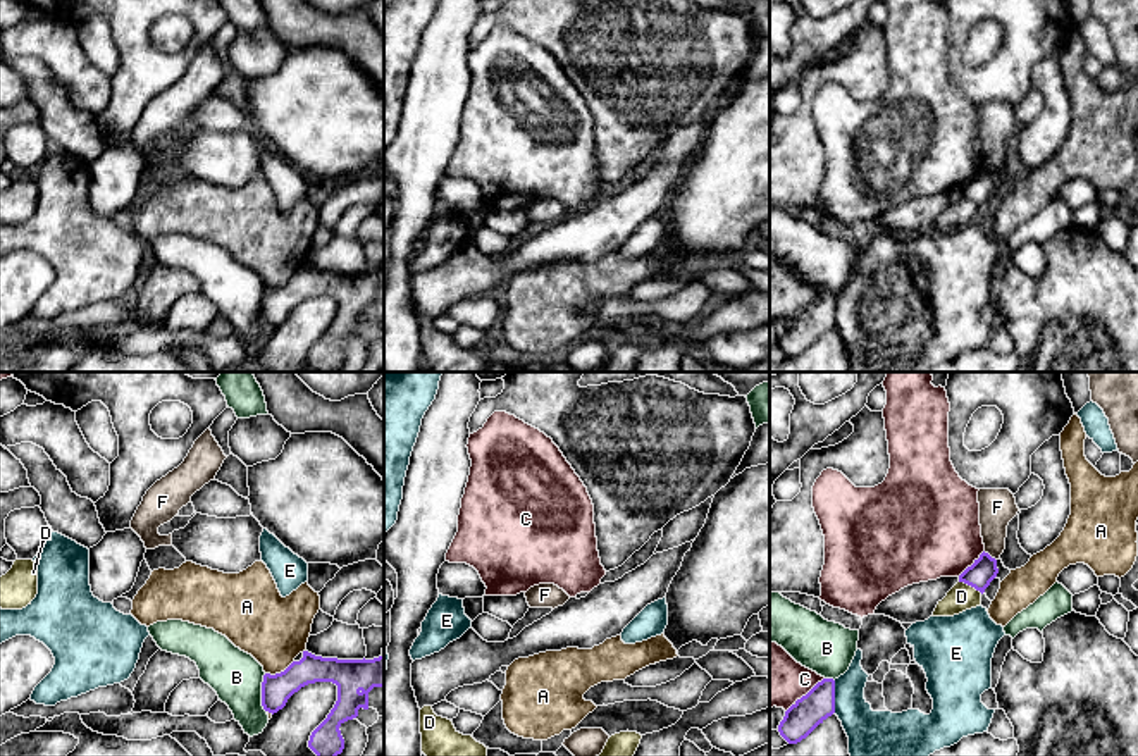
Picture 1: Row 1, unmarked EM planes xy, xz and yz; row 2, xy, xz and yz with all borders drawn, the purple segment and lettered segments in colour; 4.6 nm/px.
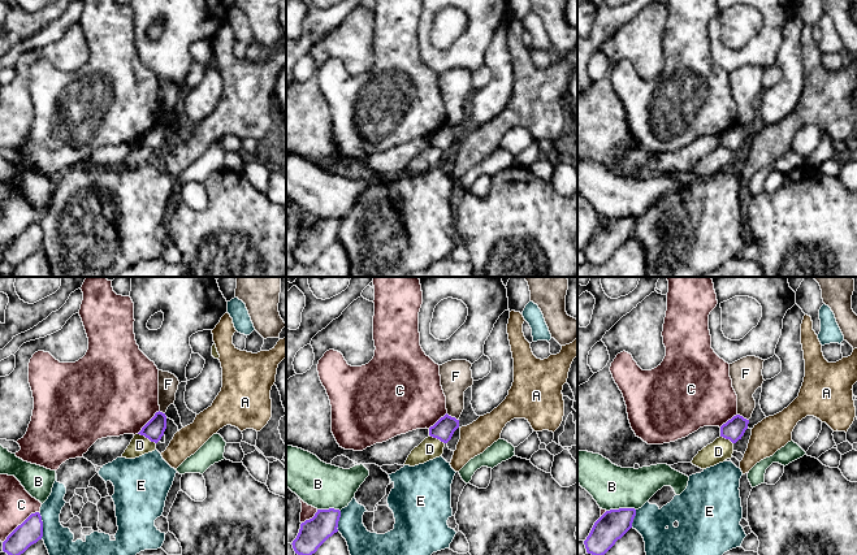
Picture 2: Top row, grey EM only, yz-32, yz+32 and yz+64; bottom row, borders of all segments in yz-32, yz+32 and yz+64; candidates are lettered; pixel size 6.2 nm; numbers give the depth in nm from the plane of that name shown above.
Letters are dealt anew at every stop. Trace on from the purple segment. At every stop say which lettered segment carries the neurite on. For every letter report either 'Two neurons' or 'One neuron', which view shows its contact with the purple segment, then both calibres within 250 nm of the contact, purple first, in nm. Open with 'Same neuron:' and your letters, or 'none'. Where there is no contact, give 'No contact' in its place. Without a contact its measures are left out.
Same neuron: none
A: Two neurons. Touches purple in xy. Thickness 140 nm (purple) against 320 nm
B: Two neurons. Touches purple in xy. Thickness 140 nm (purple) against 240 nm
C: Two neurons. Touches purple in yz. Thickness 160 nm (purple) against 280 nm
D: Two neurons. Touches purple in yz. Thickness 120 nm (purple) against 120 nm
E: Two neurons. Touches purple in yz. Thickness 160 nm (purple) against 220 nm
F: Two neurons. Touches purple in yz. Thickness 120 nm (purple) against 180 nm

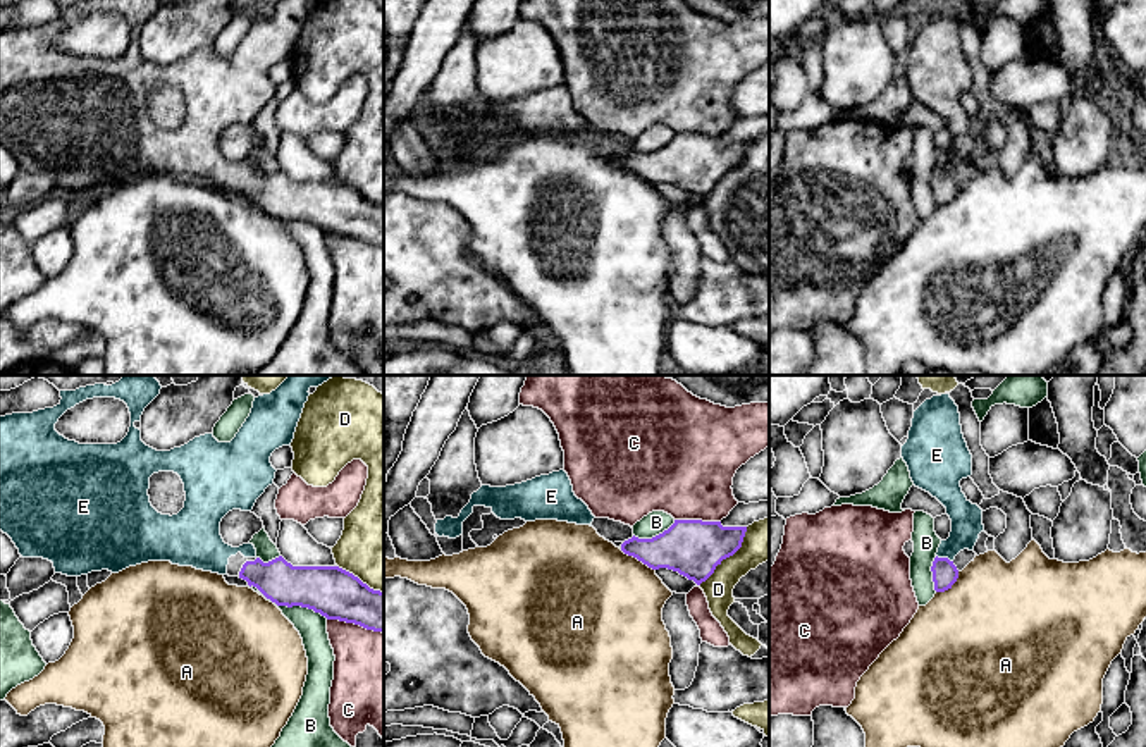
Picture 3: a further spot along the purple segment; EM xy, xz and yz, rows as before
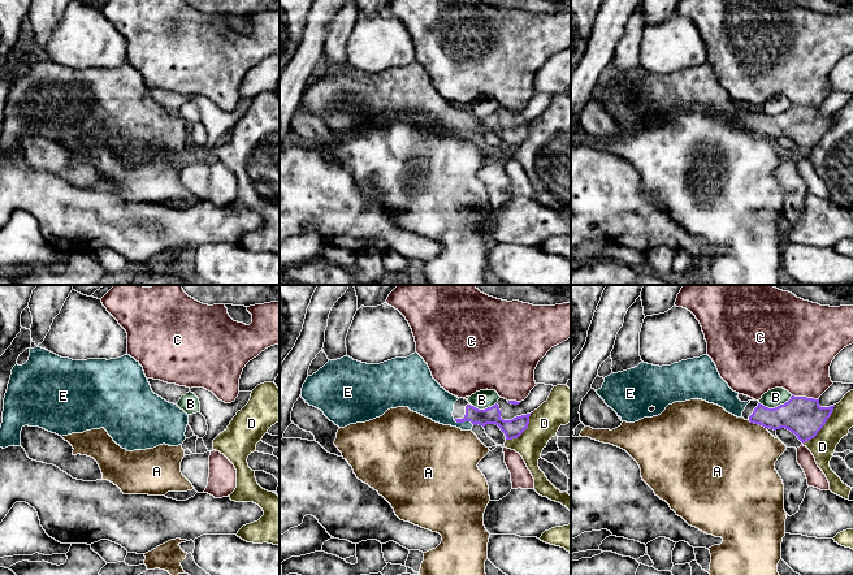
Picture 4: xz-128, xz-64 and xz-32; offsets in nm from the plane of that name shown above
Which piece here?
Same neuron: E
A: Two neurons. Touches purple in xz. Thickness 260 nm (purple) against 480 nm
B: Two neurons. Touches purple in xy. Thickness 240 nm (purple) against 140 nm
C: Two neurons. Touches purple in xy. Thickness 240 nm (purple) against 380 nm
D: Two neurons. Touches purple in xz. Thickness 260 nm (purple) against 190 nm
E: One neuron. Touches purple in yz. Thickness 120 nm (purple) against 140 nm

